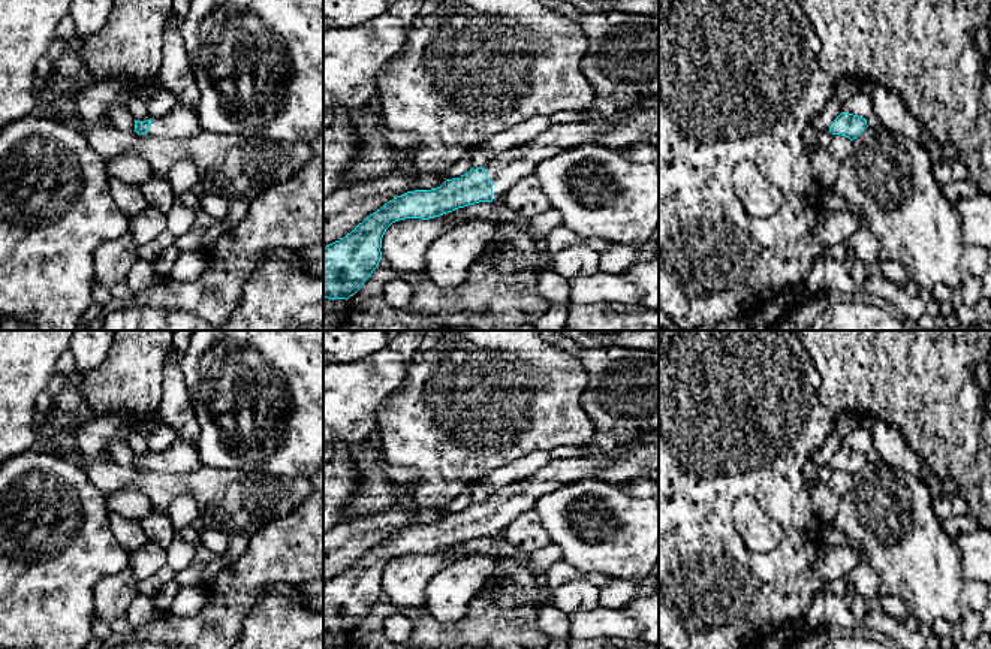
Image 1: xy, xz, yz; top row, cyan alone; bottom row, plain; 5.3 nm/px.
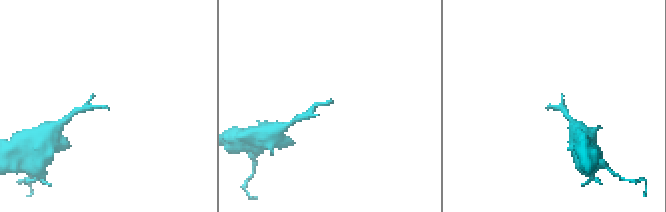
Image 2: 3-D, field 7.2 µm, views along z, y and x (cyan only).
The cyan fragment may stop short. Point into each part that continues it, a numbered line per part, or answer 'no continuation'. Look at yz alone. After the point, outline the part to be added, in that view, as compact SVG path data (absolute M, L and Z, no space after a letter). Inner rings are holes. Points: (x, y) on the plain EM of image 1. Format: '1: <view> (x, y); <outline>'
no continuation

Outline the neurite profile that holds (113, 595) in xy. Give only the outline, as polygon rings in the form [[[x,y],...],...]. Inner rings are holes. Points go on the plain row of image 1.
[[[130,568],[99,580],[94,588],[96,616],[105,624],[126,618],[136,595],[136,579]]]

